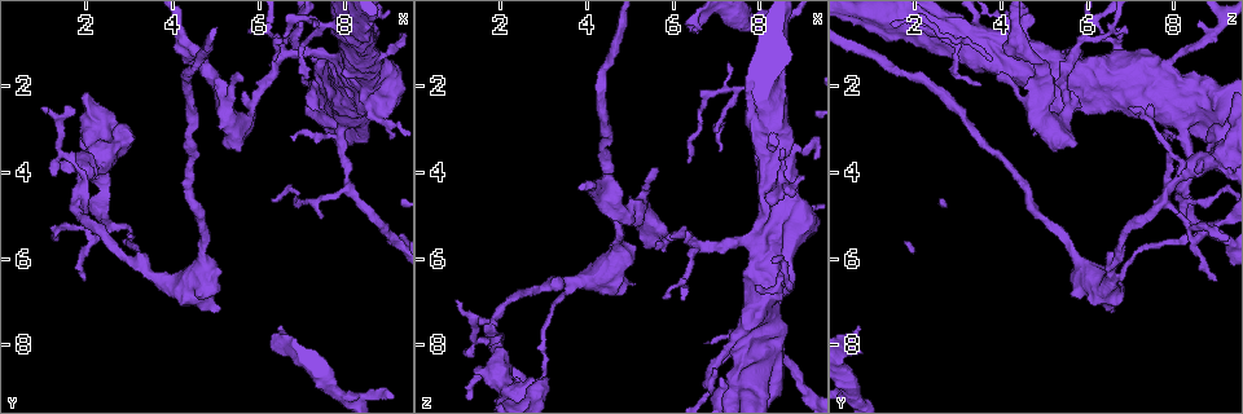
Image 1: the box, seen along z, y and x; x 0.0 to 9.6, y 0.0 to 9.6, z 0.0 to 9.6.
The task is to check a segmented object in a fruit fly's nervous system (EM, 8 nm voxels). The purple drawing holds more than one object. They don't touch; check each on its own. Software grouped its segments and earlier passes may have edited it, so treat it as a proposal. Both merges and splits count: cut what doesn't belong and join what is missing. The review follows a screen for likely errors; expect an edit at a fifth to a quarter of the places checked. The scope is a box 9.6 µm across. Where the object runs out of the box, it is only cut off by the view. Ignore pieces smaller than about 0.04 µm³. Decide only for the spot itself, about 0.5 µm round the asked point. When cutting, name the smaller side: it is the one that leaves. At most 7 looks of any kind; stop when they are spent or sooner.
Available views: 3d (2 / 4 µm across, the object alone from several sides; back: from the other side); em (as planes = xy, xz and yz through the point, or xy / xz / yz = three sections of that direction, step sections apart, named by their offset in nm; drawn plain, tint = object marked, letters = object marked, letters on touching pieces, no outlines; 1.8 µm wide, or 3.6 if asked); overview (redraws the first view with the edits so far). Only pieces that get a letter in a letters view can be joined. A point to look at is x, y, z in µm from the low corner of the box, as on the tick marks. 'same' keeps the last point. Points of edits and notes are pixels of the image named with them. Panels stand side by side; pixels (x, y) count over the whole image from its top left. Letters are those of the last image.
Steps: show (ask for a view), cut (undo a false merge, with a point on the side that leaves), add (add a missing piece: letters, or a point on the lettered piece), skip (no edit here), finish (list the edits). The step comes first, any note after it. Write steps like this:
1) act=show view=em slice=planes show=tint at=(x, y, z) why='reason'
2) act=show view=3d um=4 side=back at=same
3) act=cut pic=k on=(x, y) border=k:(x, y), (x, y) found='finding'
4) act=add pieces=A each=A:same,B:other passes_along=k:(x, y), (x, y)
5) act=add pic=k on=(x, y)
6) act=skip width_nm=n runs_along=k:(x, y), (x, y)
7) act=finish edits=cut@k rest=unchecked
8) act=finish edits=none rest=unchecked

act=show view=3d um=4 at=(7.40, 1.45, 7.90) why='closes a loop'

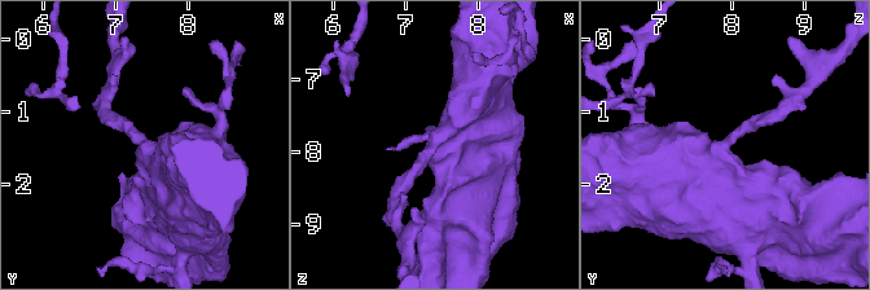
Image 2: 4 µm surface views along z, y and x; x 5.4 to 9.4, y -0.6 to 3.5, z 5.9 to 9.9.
act=show view=em um=3.6 slice=xy step=8 show=letters at=(7.40, 1.45, 7.90) arm_widths_nm=180,600 why='shape alone is not enough'

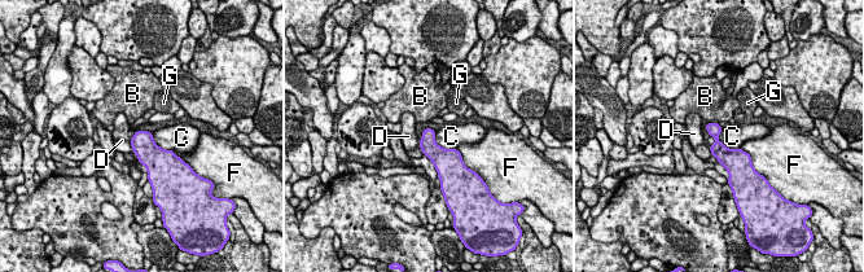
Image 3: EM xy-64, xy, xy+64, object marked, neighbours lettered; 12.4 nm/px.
act=skip width_nm=170 each=B:other,C:other,D:other,F:other,G:other border=3:(722, 127), (718, 139), (740, 149) found='all the same cell'

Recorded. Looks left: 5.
act=show view=3d um=4 side=back at=(3.05, 3.20, 8.80) why='stops while still wide'

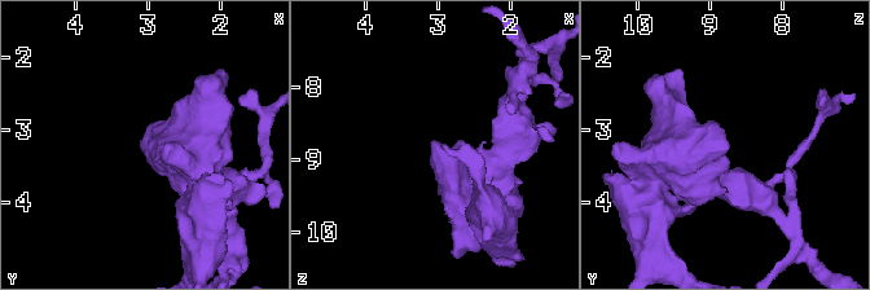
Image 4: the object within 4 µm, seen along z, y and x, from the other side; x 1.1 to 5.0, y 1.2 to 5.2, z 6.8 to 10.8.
act=show view=em slice=planes show=letters at=(3.10, 3.20, 8.75)

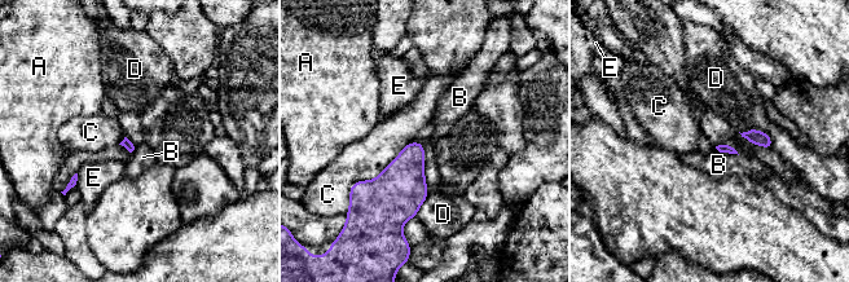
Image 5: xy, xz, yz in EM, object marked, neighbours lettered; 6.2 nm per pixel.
act=skip each=A:other,B:other,C:other,D:other,E:other border=5:(715, 146), (720, 151), (738, 155) found='no lettered piece goes on from it'

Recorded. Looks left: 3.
act=show view=em slice=planes show=letters at=(7.70, 1.30, 5.55) why='closes a loop'

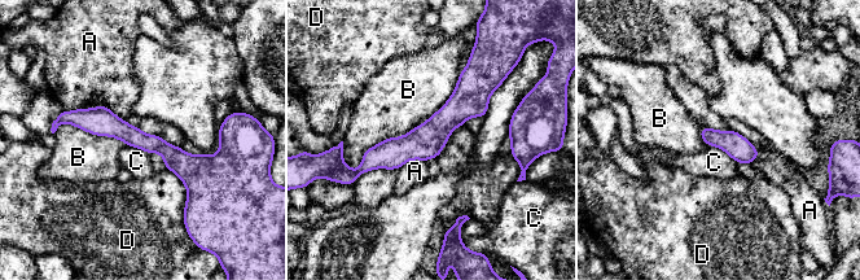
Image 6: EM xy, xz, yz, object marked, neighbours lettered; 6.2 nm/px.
act=skip each=A:other,B:other,C:other,D:other runs_along=6:(66, 117), (215, 160) found='all the same cell'

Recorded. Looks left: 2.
act=finish edits=none rest=unchecked

